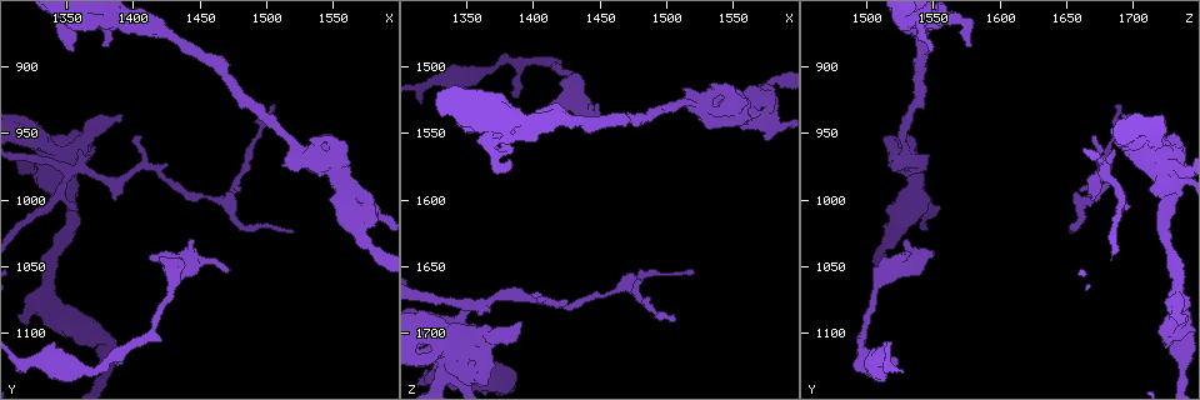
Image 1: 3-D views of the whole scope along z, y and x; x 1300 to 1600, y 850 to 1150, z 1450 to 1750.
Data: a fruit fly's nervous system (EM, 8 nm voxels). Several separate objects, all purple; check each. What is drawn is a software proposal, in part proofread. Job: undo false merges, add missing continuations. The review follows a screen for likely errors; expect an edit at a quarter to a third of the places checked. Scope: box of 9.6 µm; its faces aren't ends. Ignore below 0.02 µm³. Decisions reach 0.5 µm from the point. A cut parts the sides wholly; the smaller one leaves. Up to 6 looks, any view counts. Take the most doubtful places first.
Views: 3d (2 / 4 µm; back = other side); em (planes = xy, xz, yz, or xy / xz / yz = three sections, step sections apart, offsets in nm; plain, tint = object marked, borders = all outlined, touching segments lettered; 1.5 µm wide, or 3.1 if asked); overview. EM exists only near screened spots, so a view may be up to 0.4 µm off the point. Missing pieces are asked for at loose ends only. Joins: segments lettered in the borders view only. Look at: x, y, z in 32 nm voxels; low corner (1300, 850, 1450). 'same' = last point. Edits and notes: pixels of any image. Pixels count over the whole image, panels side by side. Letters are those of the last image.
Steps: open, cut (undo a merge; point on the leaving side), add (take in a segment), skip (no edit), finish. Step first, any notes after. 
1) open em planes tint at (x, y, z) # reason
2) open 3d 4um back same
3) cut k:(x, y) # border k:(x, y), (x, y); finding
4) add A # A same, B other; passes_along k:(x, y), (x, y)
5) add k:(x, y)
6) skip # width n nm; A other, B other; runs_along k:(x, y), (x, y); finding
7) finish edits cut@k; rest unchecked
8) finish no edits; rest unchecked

open em yz step 8 borders at (1390, 936, 1694) # free end

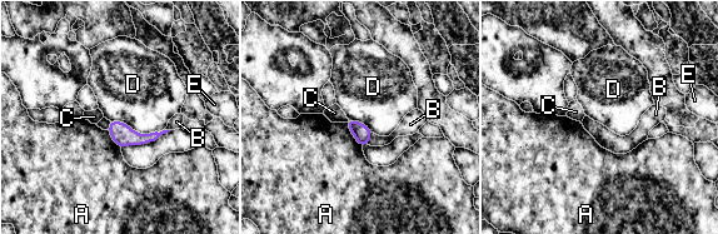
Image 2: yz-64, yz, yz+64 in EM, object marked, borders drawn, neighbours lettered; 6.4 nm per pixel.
open em planes borders same

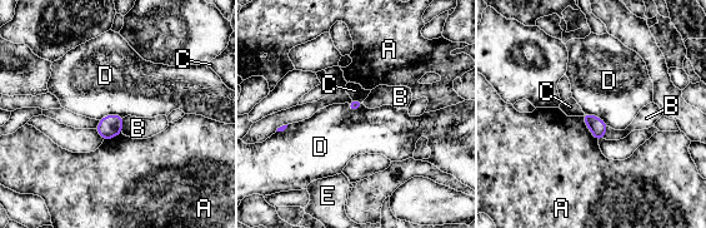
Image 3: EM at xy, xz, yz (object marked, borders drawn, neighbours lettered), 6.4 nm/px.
skip # A other, B other, C other, D other, E other; border 3:(124, 117), (106, 114), (99, 120); none of them fits

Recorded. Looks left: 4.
open em xy step 4 borders at (1518, 1026, 1654) # branch stops here

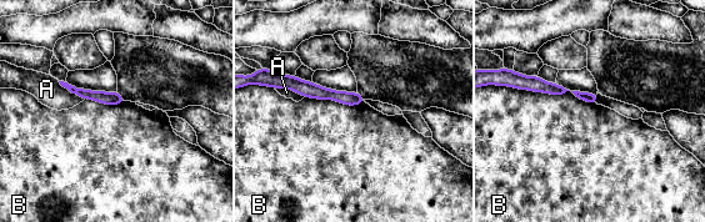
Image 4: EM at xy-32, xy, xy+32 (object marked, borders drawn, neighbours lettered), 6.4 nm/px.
skip # A other, B other; runs_along 4:(284, 85), (360, 100); none of them fits

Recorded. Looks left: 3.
open em planes borders at (1386, 1124, 1522) # branch stops here

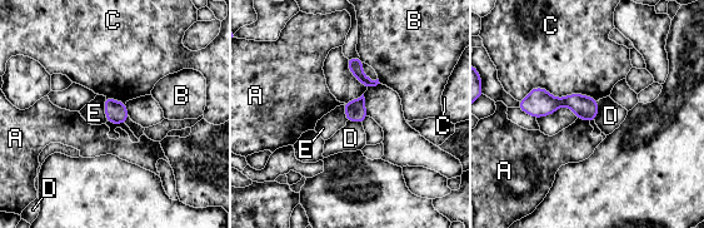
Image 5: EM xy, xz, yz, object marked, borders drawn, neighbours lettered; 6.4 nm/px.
skip # longest_contact C 500 nm; A other, B other, C other, D other, E other; border 5:(577, 118), (589, 122); no lettered segment goes on from it

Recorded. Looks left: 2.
finish no edits; rest unchecked

